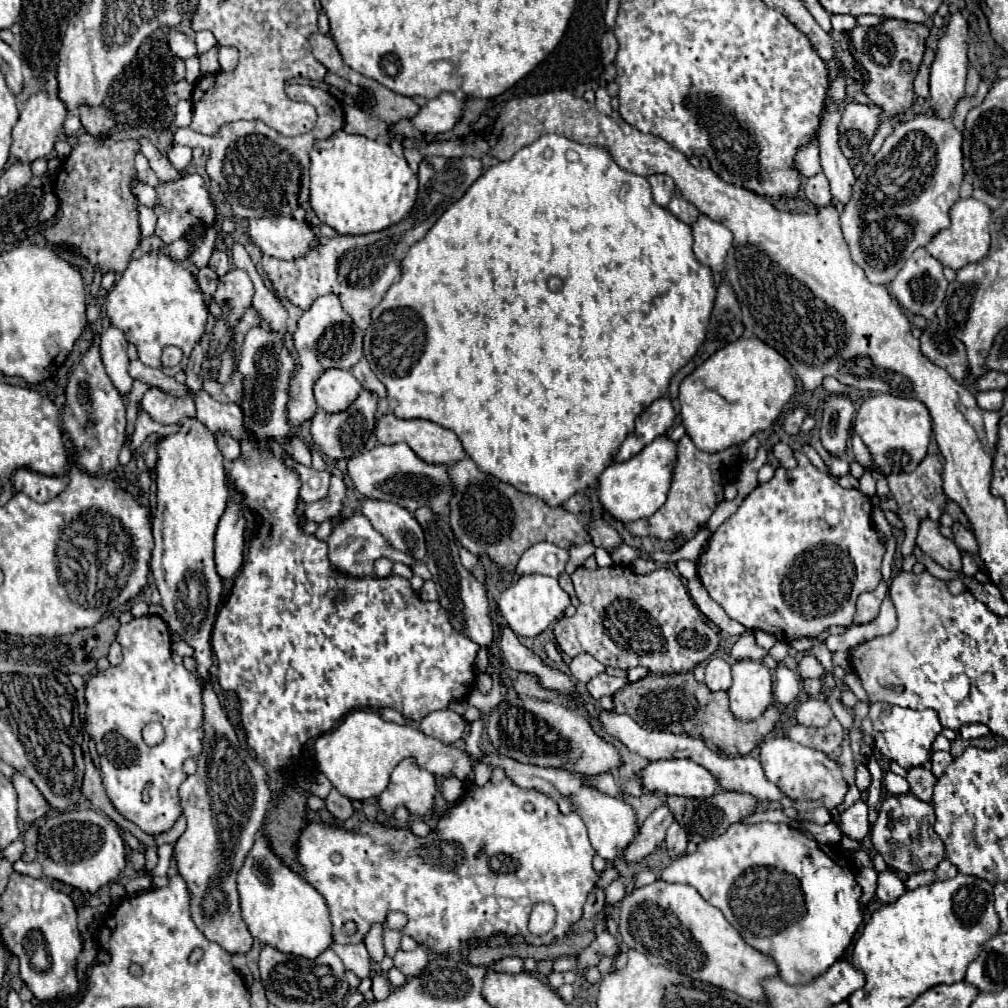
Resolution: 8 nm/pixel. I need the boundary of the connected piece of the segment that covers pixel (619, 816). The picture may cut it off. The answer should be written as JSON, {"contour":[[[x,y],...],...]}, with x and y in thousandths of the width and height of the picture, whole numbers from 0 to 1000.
{"contour":[[[480,750],[482,756],[488,760],[500,760],[502,770],[510,774],[518,782],[534,782],[536,786],[542,786],[546,792],[550,792],[558,804],[558,808],[563,806],[573,806],[583,821],[583,829],[587,835],[587,841],[591,843],[593,849],[599,853],[609,853],[611,849],[617,849],[619,841],[629,833],[633,825],[633,815],[629,810],[629,804],[615,792],[601,790],[593,786],[587,780],[577,778],[577,770],[563,766],[563,764],[552,764],[552,762],[538,762],[538,760],[528,760],[528,758],[516,758],[512,754],[506,754],[502,750]]]}

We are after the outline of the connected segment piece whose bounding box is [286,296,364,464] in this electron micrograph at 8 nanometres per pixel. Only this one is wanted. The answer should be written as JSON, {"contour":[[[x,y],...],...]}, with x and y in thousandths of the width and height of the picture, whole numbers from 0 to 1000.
{"contour":[[[319,294],[315,296],[308,308],[304,308],[300,312],[300,315],[296,317],[296,323],[290,331],[290,341],[292,341],[292,353],[296,355],[296,365],[292,367],[292,373],[288,375],[288,383],[286,383],[286,403],[284,403],[284,413],[286,419],[292,427],[292,431],[288,433],[288,446],[292,448],[292,454],[298,460],[306,460],[308,458],[308,446],[302,438],[298,438],[296,435],[296,427],[298,423],[308,417],[315,405],[313,397],[312,397],[312,381],[313,377],[325,367],[325,365],[347,365],[351,363],[357,355],[359,355],[359,327],[347,317],[347,313],[341,310],[337,298],[333,294]]]}

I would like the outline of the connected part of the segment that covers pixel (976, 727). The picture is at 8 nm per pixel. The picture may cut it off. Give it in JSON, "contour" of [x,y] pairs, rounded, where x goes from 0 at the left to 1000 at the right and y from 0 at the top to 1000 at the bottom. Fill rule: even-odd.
{"contour":[[[962,718],[962,720],[956,720],[952,726],[950,726],[950,730],[952,732],[972,732],[972,730],[980,730],[983,727],[980,722],[978,722],[977,718]]]}

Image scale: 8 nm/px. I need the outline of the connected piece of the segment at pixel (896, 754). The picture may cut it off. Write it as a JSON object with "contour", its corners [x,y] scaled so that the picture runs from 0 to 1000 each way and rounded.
{"contour":[[[869,696],[863,700],[863,714],[867,718],[867,734],[873,748],[885,756],[891,756],[895,762],[903,764],[909,760],[915,760],[923,754],[923,742],[927,732],[935,726],[935,718],[931,714],[929,704],[905,704],[905,702],[893,702],[877,696]]]}

